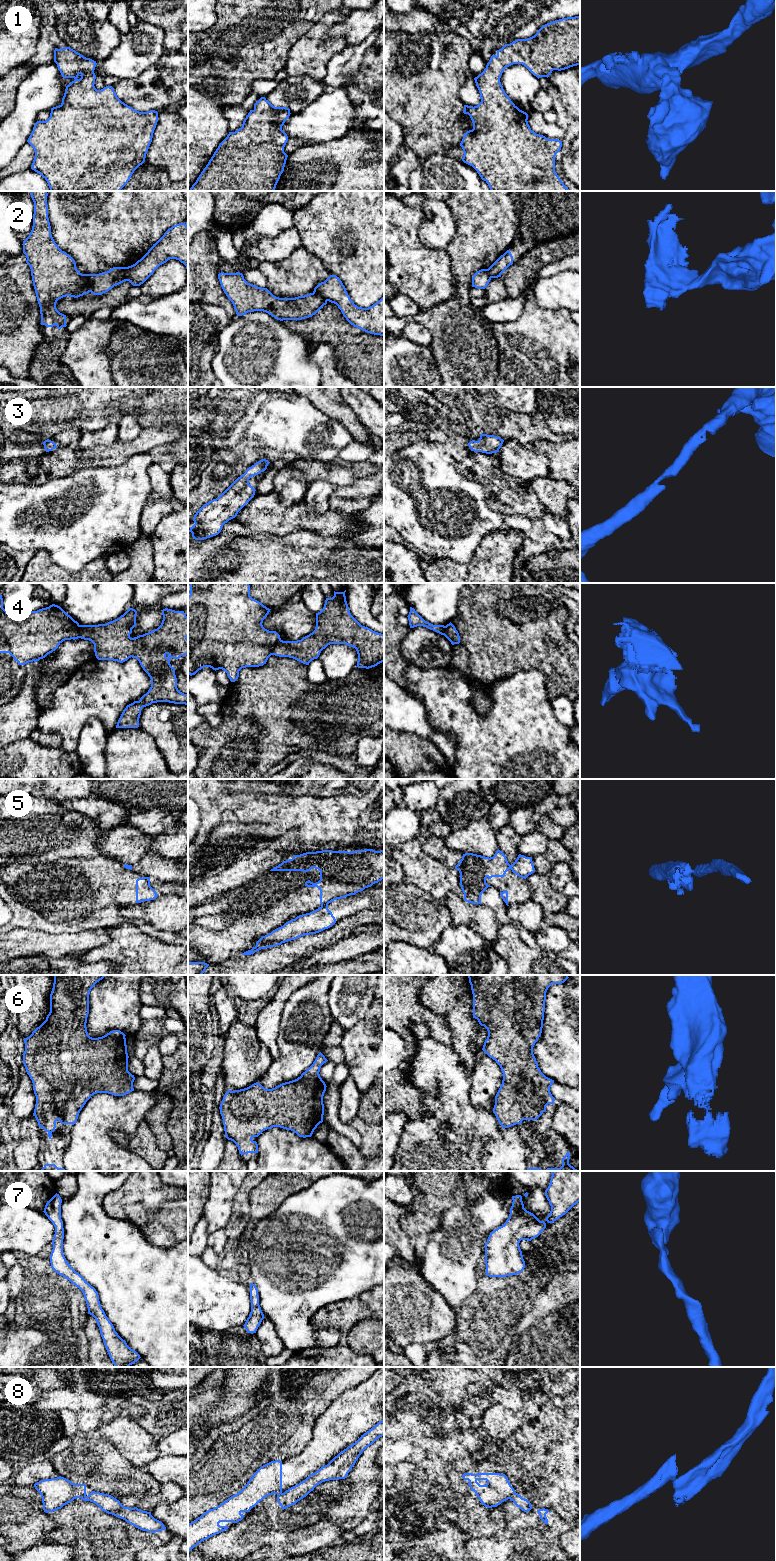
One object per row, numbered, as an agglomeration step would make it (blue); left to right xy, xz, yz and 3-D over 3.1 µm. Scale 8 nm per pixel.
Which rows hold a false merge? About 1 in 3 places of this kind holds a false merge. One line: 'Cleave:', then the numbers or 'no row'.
Cleave: 2, 4, 5, 8

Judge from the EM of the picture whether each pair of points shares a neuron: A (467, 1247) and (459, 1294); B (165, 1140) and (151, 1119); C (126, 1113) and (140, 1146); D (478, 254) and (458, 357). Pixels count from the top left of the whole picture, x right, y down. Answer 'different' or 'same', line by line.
A: same
B: same
C: different
D: same

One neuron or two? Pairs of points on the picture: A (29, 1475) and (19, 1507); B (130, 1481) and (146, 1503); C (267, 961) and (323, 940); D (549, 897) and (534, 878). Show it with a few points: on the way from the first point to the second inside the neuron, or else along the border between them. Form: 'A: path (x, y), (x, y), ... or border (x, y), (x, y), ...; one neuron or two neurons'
A: border (15, 1484), (19, 1486), (33, 1486); two neurons
B: border (161, 1485), (156, 1493), (146, 1495), (135, 1506); two neurons
C: path (281, 956), (309, 944); one neuron
D: path (544, 892), (539, 883); one neuron

